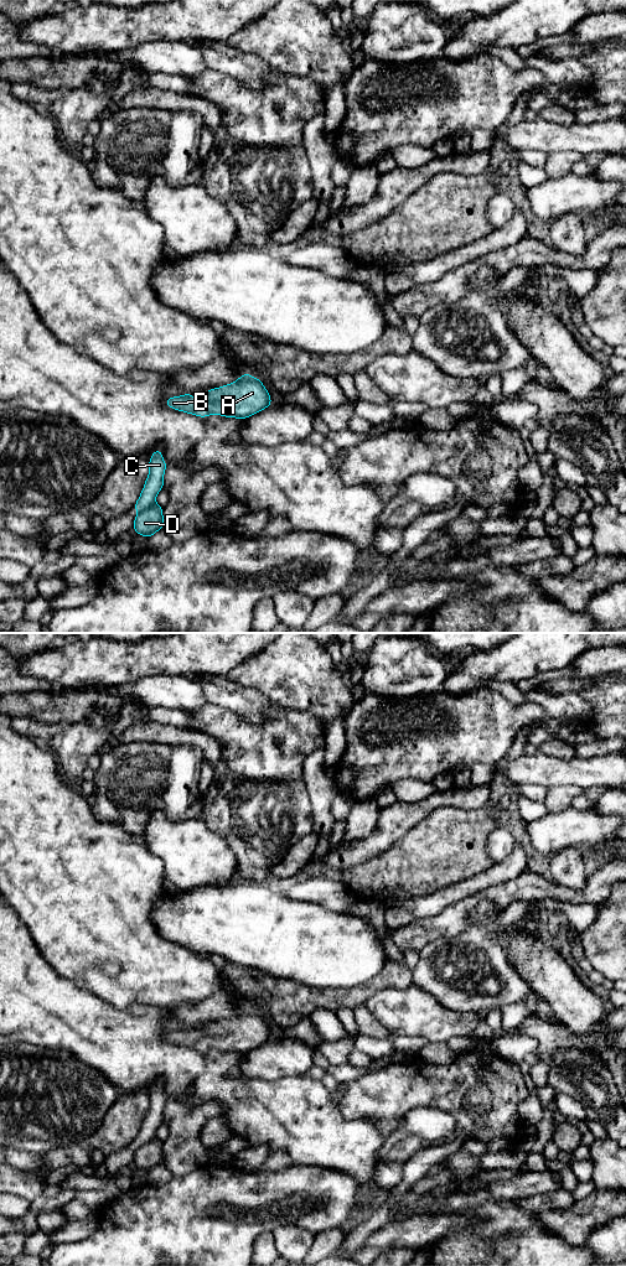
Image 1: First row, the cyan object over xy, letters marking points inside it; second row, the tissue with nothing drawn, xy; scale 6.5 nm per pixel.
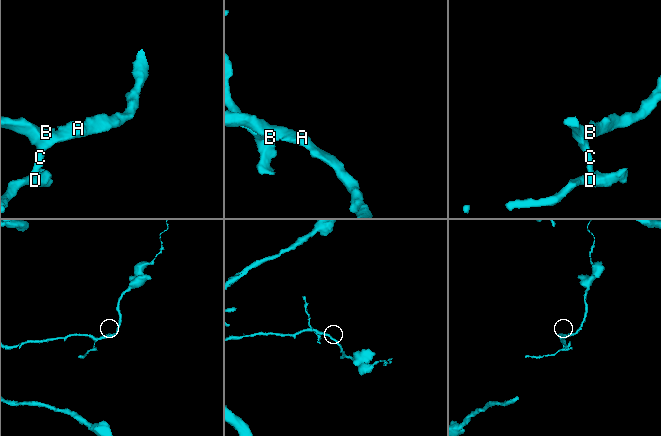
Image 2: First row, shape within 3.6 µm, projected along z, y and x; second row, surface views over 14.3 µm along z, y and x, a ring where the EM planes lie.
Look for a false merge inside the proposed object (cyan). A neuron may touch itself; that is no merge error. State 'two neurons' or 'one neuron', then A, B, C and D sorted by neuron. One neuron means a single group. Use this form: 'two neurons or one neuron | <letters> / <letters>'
two neurons | A B C / D

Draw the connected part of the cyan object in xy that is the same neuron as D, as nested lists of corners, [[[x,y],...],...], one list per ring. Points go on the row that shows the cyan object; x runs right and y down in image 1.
[[[155,503],[139,512],[133,525],[136,535],[151,539],[155,531],[164,529],[162,509],[162,507]]]

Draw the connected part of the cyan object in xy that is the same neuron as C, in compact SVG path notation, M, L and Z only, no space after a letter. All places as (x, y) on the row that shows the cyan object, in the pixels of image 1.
M155 450L149 460L149 476L134 508L141 512L146 507L155 504L157 493L164 488L164 473L167 463L162 460L162 451Z

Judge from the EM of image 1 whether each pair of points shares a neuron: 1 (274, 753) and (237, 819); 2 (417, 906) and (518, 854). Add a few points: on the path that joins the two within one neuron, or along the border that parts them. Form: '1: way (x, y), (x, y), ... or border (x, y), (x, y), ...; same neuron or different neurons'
1: way (274, 772), (274, 789), (255, 808); same neuron
2: way (443, 898), (493, 875); same neuron

